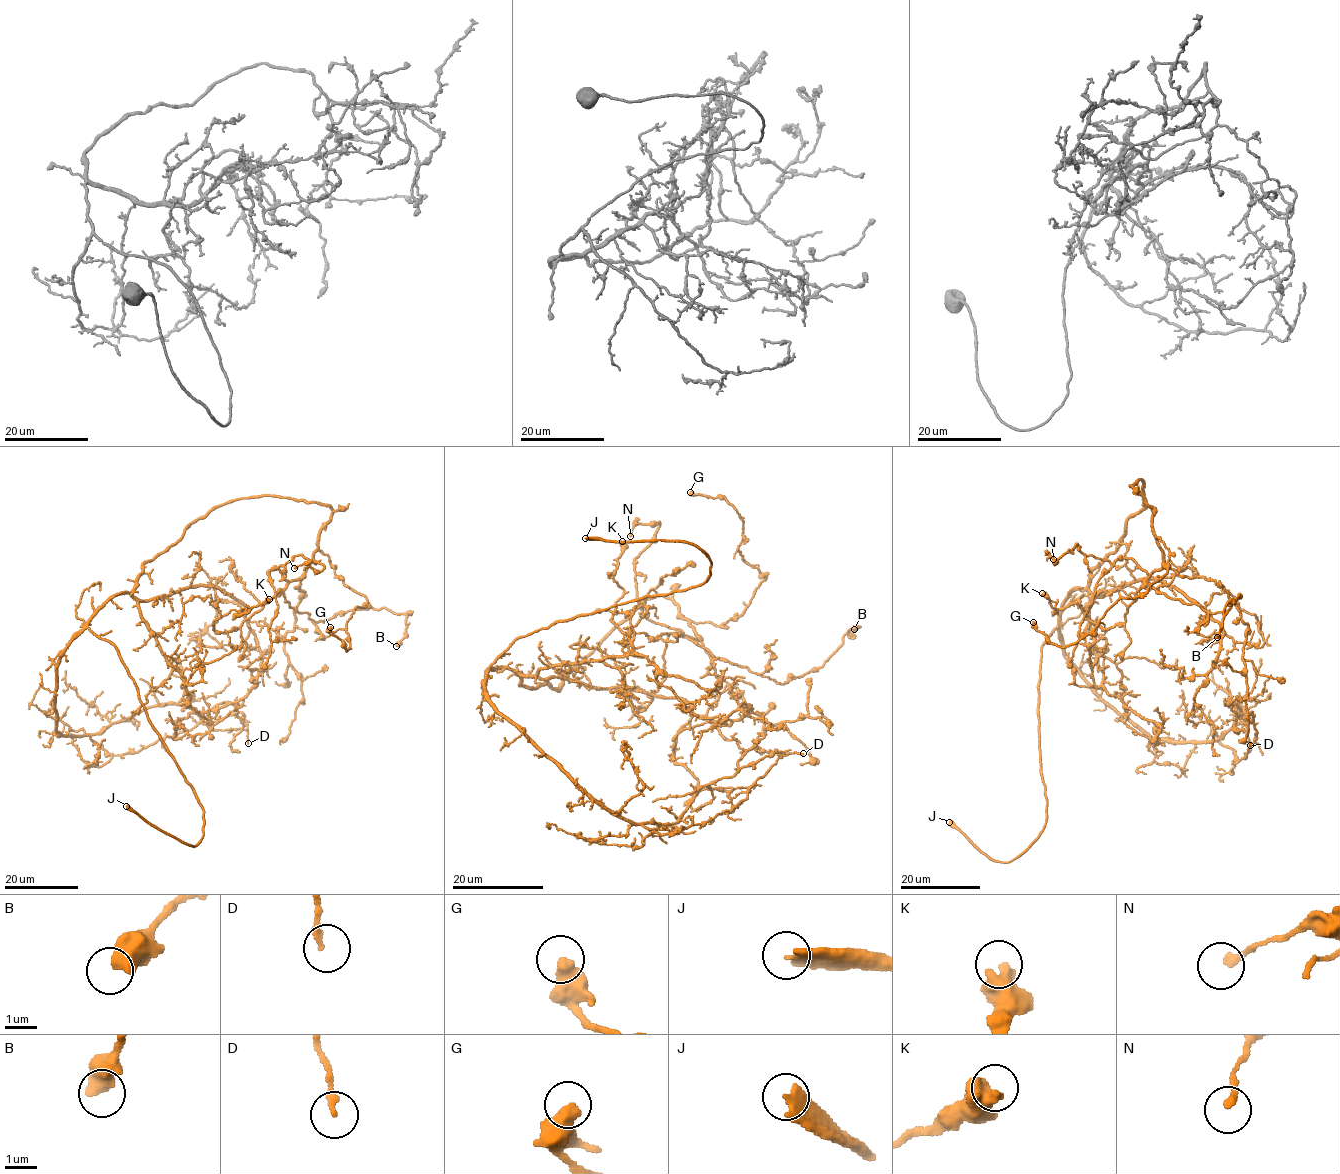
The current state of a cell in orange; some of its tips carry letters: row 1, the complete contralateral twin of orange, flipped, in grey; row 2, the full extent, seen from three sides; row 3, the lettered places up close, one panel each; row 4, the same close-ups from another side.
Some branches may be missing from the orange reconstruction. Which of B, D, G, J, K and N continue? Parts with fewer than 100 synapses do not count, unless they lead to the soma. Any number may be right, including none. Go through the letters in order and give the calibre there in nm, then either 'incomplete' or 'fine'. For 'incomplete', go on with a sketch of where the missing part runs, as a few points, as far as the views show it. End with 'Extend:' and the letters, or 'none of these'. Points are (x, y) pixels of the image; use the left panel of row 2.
B: 550 nm thick; fine
D: 200 nm thick; fine
G: 550 nm thick; fine
J: 360 nm thick; incomplete; missing branch runs (126, 806), (102, 784)
K: 600 nm thick; fine
N: 200 nm thick; fine
Extend: J

